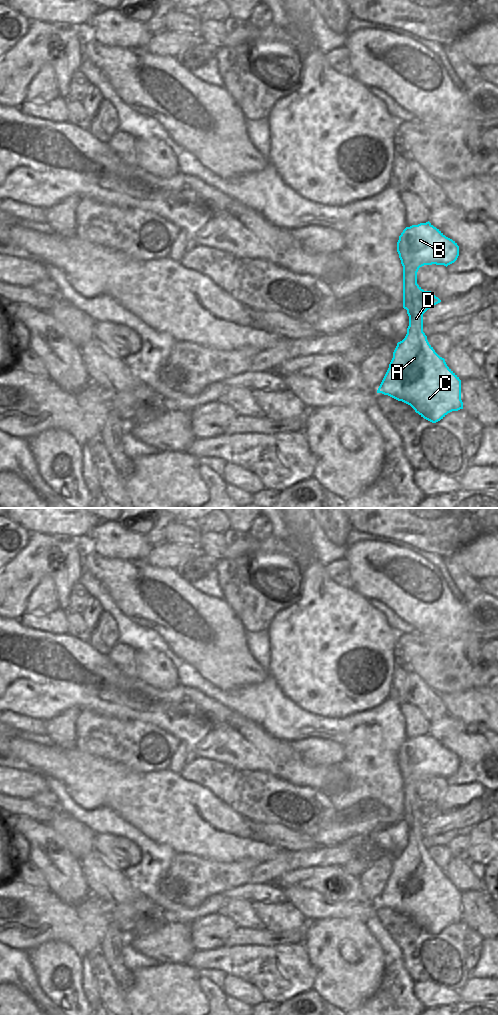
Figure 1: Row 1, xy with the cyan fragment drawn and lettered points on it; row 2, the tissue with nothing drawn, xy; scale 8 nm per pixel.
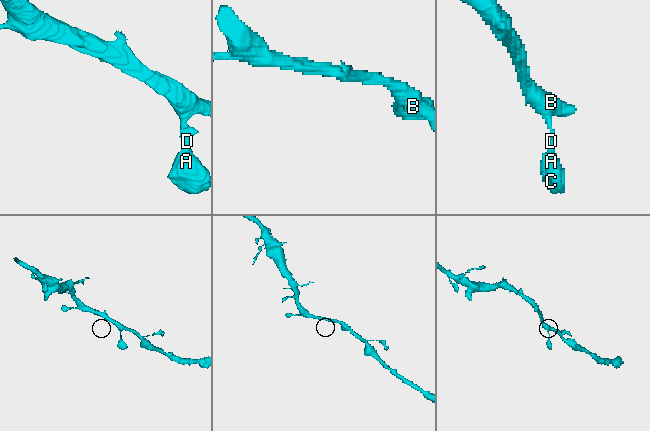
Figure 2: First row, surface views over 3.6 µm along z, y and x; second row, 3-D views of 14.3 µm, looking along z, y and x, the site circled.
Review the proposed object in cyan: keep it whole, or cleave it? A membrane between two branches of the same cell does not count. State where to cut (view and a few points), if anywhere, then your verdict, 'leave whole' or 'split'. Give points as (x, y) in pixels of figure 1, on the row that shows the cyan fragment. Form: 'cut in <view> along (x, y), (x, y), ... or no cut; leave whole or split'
no cut; leave whole

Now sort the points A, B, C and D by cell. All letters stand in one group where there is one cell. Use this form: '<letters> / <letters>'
A B C D

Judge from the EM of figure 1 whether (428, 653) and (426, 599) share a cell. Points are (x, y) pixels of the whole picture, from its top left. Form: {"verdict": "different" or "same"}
{"verdict": "different"}

